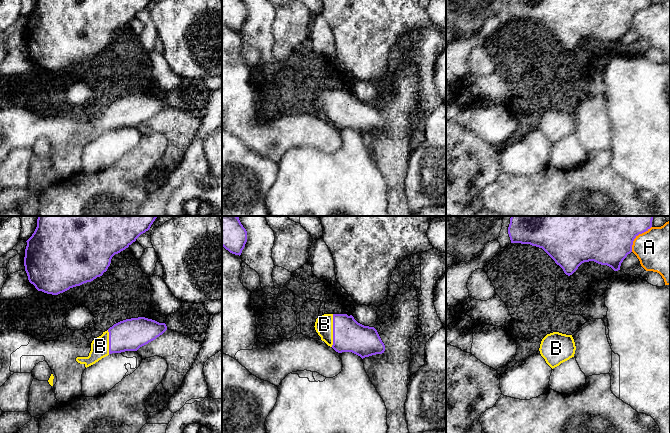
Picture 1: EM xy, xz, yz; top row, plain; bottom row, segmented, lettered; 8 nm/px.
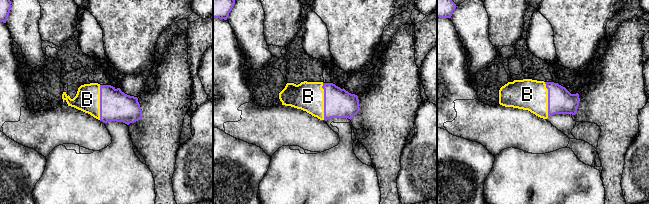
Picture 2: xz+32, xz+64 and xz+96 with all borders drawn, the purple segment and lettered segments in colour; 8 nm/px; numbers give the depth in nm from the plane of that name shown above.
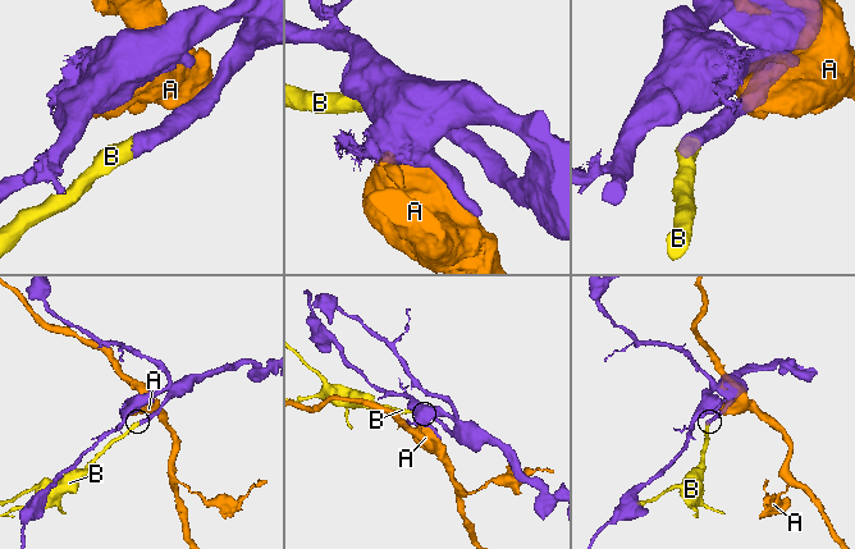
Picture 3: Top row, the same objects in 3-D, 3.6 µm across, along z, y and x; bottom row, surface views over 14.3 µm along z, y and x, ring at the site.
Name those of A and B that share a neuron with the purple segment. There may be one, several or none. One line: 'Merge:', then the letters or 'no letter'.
Merge: B

